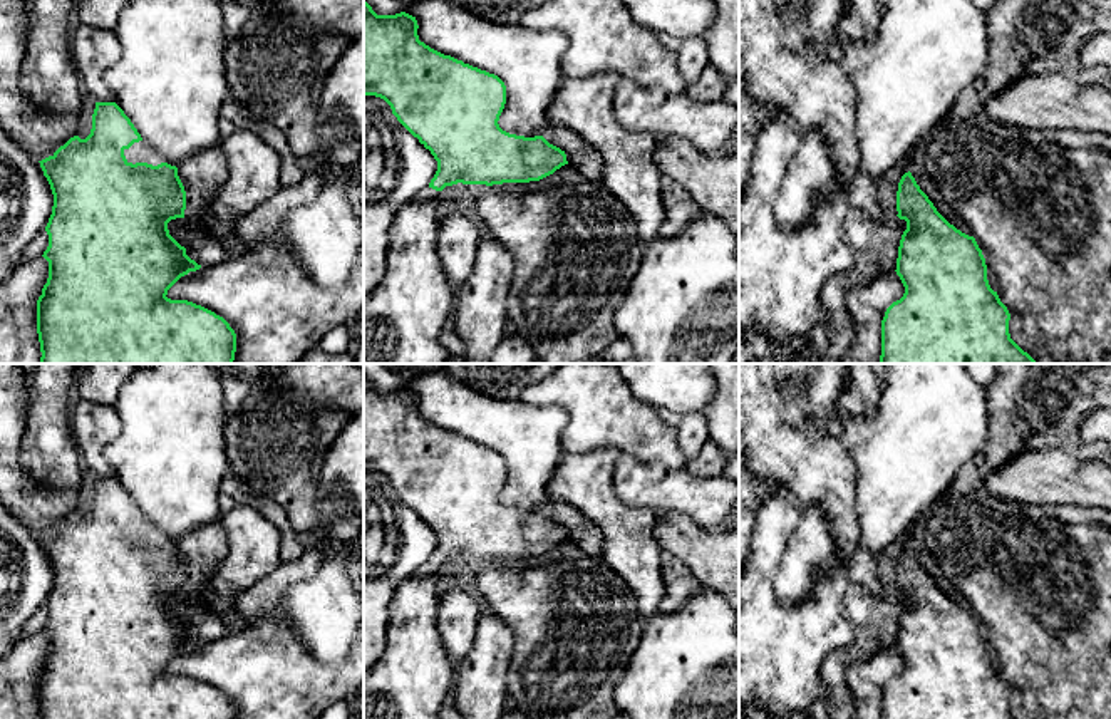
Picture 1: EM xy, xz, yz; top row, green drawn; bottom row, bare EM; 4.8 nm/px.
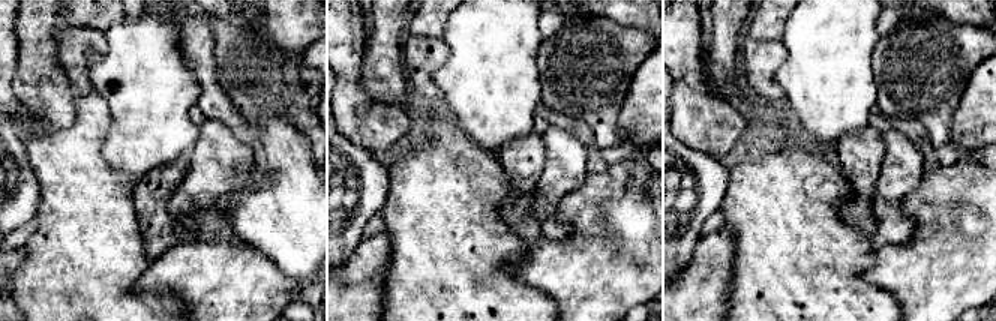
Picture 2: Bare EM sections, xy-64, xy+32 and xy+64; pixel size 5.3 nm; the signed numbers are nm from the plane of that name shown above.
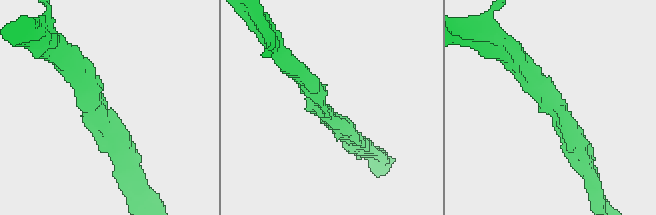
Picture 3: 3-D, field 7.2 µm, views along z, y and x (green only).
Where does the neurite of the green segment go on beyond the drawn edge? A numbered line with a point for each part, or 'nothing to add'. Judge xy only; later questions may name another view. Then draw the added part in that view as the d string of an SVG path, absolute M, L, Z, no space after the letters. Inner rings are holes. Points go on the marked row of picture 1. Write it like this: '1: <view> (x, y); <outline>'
1: xy (139, 151); M144 141L134 142L129 149L124 149L124 156L127 163L147 163L152 166L158 166L163 161L163 158L154 153Z

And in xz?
1: xz (428, 193); M446 186L442 191L436 191L432 188L424 188L422 191L419 191L416 196L414 196L414 201L422 204L426 201L431 201L434 198L437 198L441 193L447 193L451 186Z

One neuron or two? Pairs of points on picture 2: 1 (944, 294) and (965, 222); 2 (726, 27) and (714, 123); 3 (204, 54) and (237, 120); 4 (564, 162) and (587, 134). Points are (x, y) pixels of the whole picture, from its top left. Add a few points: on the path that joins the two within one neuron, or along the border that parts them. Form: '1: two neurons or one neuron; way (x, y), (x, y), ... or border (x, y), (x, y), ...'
1: two neurons; border (960, 201), (956, 227), (977, 239)
2: two neurons; border (704, 62), (702, 80), (705, 87), (728, 101)
3: one neuron; way (206, 71), (212, 95), (221, 104)
4: two neurons; border (551, 125), (569, 131), (587, 149), (588, 173)

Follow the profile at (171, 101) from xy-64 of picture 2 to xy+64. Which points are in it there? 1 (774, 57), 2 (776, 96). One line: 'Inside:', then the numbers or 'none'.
Inside: none

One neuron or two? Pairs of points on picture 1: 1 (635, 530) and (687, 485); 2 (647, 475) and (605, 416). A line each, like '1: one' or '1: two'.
1: two
2: two

